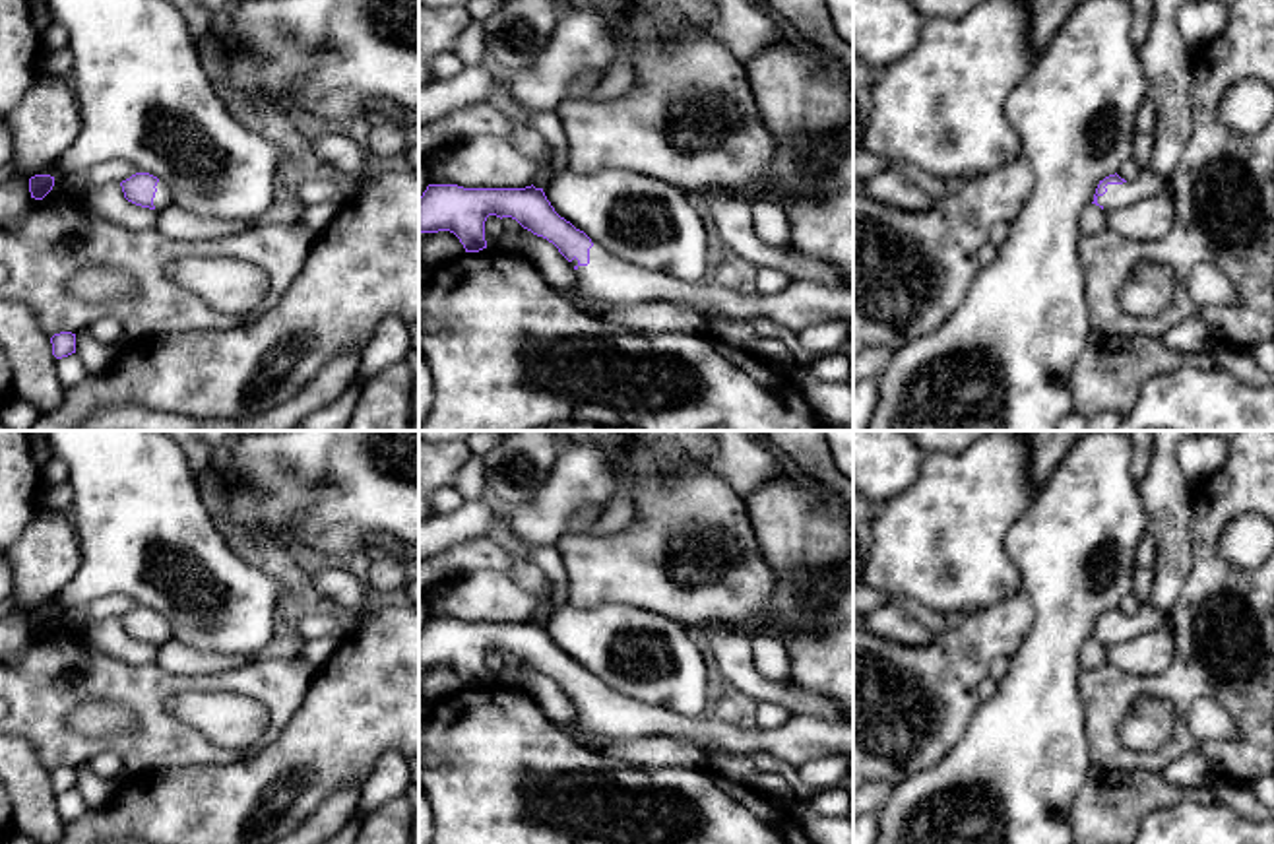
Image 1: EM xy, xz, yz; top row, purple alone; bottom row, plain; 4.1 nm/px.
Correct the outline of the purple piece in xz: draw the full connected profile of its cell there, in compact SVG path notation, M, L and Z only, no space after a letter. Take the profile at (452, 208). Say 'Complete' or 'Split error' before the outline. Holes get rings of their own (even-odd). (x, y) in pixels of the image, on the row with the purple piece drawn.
Split error. M429 184L419 198L419 233L450 231L465 252L487 248L489 215L512 217L524 229L553 243L574 266L576 299L601 303L673 303L700 316L731 320L770 318L795 332L842 318L853 320L853 287L832 289L811 281L791 281L776 295L741 293L727 285L683 281L661 270L628 264L560 217L543 188L463 188Z

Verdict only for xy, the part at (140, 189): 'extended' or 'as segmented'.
extended

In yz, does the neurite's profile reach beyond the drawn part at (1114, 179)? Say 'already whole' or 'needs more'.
needs more

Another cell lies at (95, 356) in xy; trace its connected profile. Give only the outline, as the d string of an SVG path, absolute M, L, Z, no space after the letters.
M87 328L76 334L76 353L89 376L103 374L118 355L111 345L95 340Z

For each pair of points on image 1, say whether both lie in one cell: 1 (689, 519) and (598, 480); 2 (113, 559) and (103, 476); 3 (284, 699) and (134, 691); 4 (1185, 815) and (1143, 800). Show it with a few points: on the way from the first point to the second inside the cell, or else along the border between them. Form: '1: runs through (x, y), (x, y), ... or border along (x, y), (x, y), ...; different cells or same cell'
1: border along (605, 451), (627, 474), (617, 493); different cells
2: runs through (113, 538), (113, 497); same cell
3: runs through (247, 683), (171, 683); same cell
4: border along (1209, 802), (1164, 806), (1152, 810), (1139, 823); different cells

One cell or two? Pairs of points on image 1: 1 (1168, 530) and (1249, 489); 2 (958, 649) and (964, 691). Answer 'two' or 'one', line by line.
1: two
2: one

